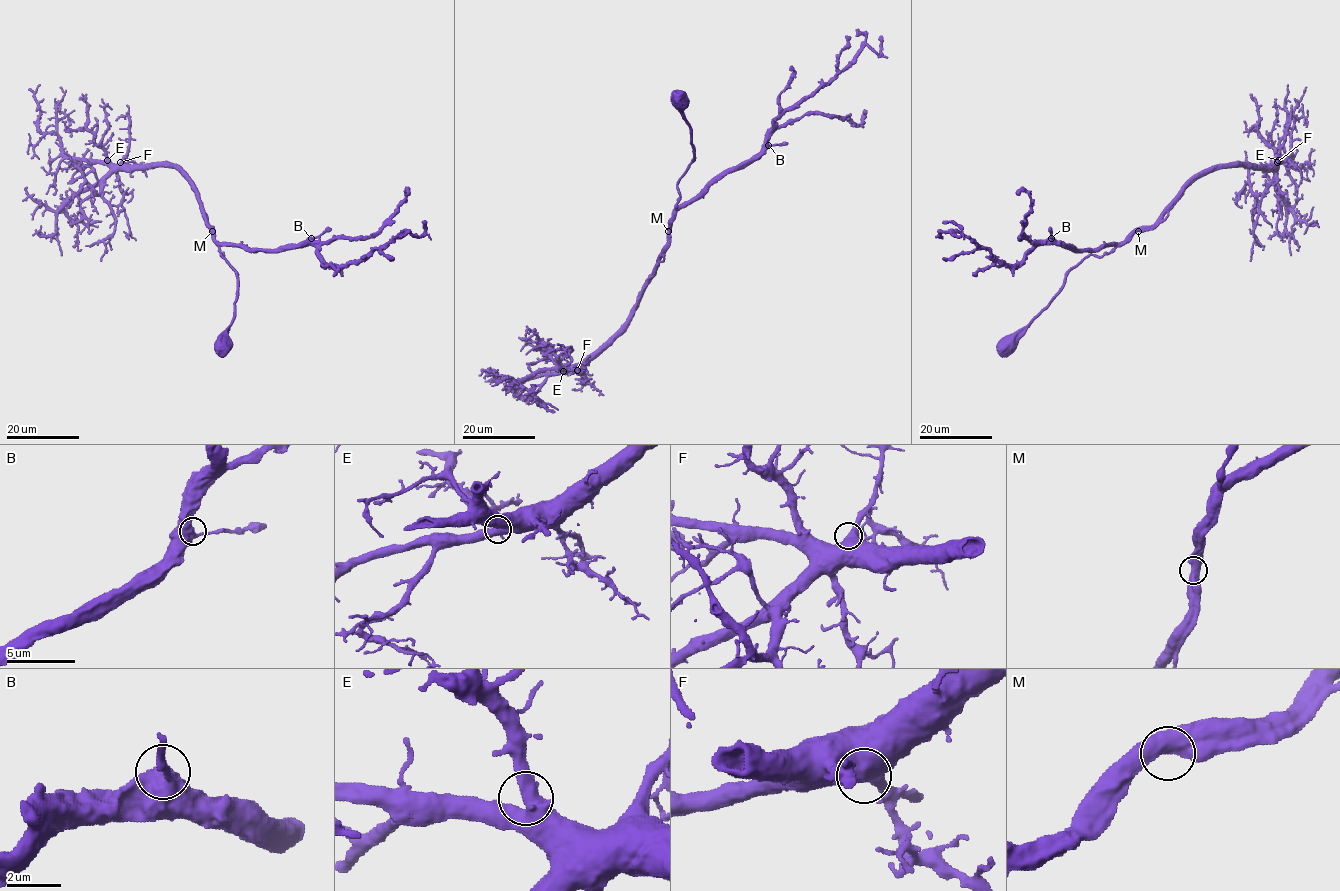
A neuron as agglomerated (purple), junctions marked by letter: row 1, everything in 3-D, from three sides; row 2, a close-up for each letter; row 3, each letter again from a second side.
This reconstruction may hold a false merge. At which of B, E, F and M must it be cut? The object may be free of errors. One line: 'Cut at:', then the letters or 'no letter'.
Cut at: no letter

